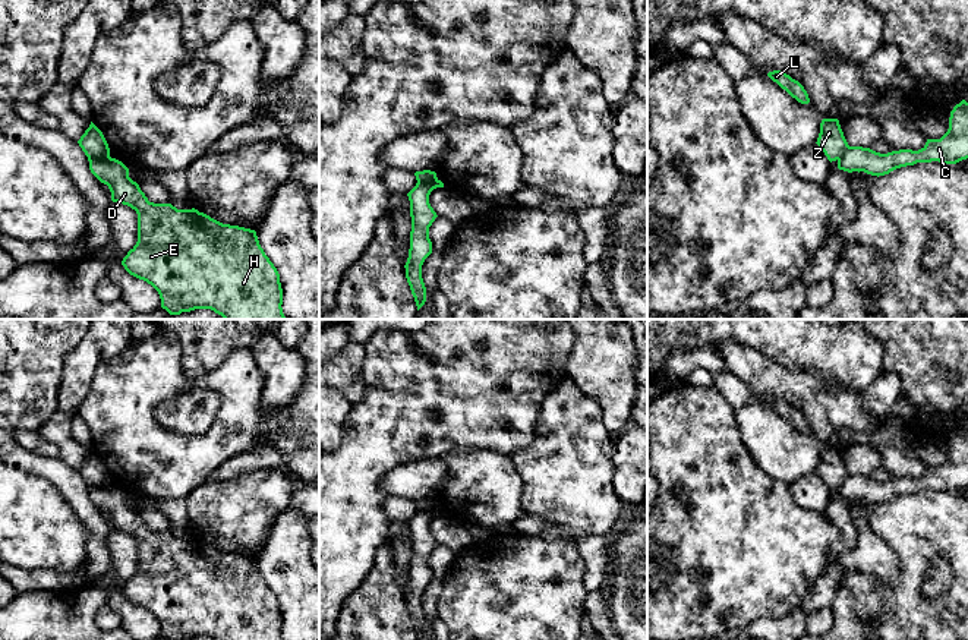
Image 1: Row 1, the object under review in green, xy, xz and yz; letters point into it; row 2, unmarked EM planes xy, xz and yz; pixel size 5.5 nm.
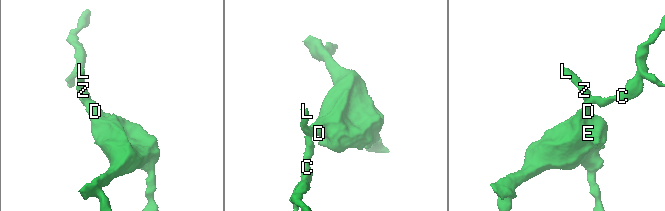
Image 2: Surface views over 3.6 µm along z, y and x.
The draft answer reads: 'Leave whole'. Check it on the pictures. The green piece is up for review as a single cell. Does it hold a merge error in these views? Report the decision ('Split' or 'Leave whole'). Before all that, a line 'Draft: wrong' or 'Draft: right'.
Draft: wrong
Split

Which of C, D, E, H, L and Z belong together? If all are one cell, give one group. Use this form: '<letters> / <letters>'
C D E H / L Z

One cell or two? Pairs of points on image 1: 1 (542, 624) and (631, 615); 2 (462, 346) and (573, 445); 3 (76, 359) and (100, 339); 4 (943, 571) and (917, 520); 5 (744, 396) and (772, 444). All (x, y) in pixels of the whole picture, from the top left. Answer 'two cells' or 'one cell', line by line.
1: two cells
2: two cells
3: one cell
4: two cells
5: two cells

